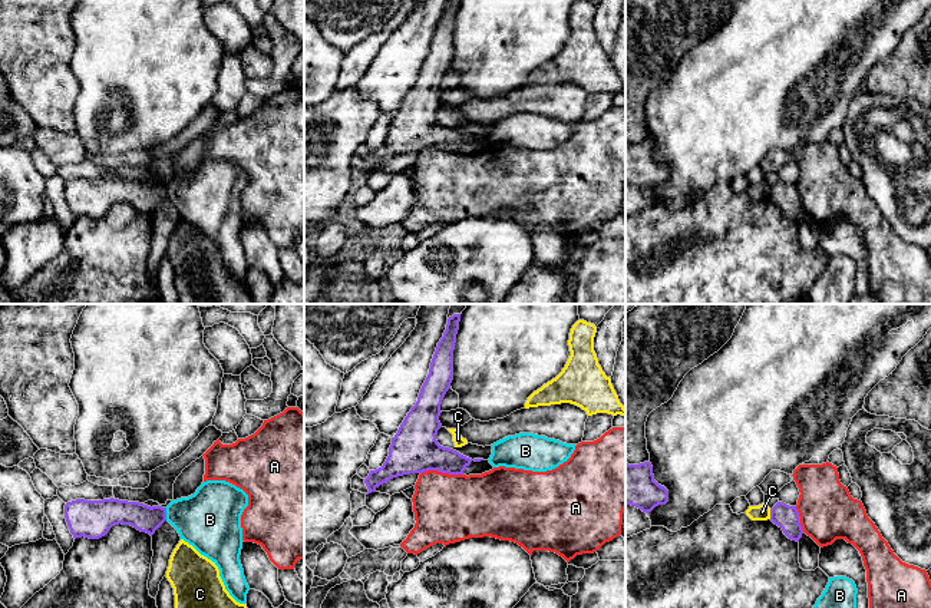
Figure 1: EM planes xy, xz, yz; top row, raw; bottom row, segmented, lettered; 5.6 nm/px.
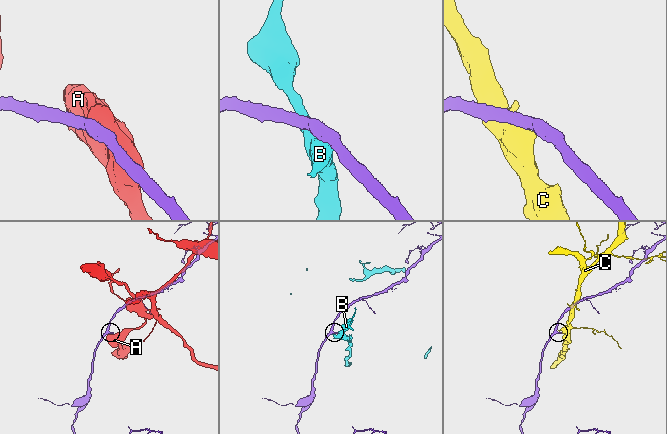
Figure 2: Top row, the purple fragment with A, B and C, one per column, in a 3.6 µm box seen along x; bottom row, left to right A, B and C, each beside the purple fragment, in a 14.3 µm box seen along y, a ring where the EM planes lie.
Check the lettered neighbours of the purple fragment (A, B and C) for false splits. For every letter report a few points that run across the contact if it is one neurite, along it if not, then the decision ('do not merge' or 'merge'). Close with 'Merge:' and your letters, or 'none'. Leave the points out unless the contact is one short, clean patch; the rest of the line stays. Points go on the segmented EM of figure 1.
A: line xz (421, 472), (441, 471), (462, 475); do not merge
B: line xy (165, 508), (167, 519); do not merge
C: line yz (769, 509), (771, 518); do not merge
Merge: none

